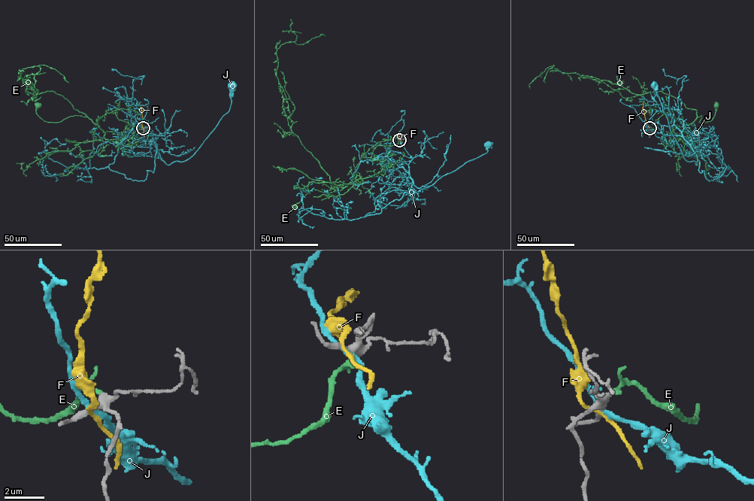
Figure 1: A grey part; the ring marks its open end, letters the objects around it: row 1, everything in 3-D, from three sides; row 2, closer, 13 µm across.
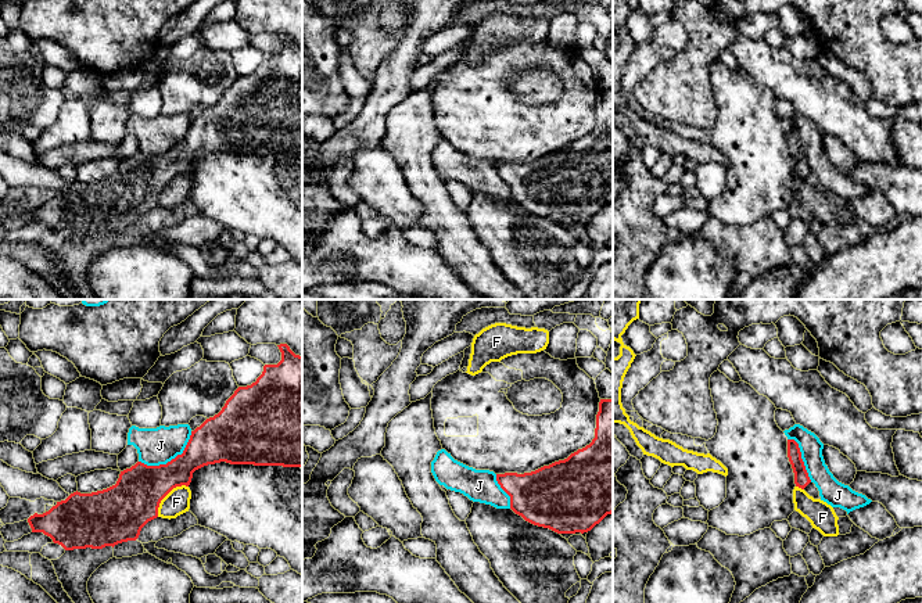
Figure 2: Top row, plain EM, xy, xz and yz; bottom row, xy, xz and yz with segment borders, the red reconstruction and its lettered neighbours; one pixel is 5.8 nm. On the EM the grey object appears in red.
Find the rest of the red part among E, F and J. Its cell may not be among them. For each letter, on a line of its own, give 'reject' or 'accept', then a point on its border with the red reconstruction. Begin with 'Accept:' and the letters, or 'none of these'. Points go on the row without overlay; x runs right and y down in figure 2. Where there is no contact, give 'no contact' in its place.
Accept: E
E: accept; no contact
F: reject; meets red in xy at (167, 183)
J: reject; meets red in xy at (172, 149)

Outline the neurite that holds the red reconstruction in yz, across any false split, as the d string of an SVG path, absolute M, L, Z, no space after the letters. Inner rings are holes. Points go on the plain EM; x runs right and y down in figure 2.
M788 129L788 147L794 162L796 176L804 179L811 169L801 148L799 133L794 129Z

